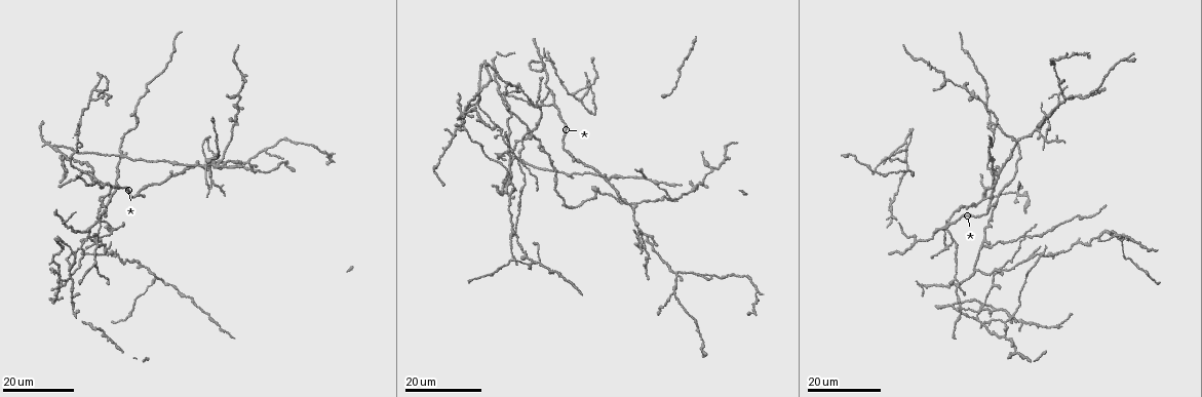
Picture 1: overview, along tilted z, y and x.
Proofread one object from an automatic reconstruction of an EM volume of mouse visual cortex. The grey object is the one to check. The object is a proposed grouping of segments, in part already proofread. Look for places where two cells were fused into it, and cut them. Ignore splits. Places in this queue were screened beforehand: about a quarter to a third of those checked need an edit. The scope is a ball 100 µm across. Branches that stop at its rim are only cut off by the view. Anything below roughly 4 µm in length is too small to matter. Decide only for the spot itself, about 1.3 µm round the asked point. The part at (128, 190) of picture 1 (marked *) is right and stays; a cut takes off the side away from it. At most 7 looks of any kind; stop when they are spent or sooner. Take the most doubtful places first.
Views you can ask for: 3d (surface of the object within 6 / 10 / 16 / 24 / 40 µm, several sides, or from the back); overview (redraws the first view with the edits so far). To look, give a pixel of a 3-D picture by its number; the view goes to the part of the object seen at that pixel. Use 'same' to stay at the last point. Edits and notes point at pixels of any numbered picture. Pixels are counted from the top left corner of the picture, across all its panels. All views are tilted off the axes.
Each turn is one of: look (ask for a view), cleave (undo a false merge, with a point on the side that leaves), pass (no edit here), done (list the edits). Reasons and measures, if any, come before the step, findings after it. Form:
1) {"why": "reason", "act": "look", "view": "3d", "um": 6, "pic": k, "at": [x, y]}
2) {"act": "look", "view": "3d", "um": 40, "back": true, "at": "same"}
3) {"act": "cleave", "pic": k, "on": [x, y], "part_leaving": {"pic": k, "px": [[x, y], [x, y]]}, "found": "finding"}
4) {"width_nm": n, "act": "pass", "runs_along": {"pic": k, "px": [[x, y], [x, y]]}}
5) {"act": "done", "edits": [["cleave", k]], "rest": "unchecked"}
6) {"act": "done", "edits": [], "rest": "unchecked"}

{"why": "four-way junction", "act": "look", "view": "3d", "um": 24, "pic": 1, "at": [507, 184]}

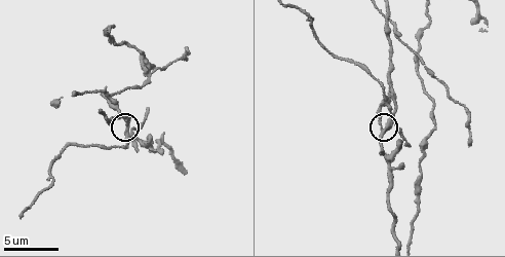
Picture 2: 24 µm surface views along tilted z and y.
{"act": "look", "view": "3d", "um": 6, "pic": 2, "at": [384, 128]}

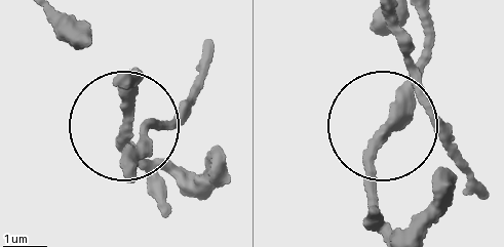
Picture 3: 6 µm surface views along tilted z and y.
{"side_arm_um": 36, "act": "pass", "runs_along": {"pic": 3, "px": [[127, 87], [125, 118], [155, 124], [139, 145]]}, "found": "continuous, no second cell"}

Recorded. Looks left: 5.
{"why": "small branch off a trunk", "act": "look", "view": "3d", "um": 24, "pic": 1, "at": [1045, 137]}

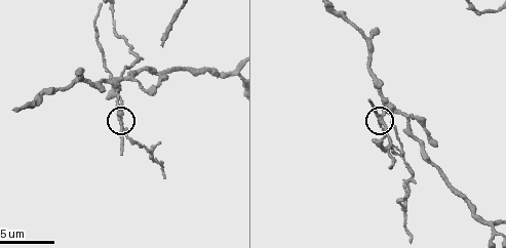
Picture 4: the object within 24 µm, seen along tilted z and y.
{"act": "look", "view": "3d", "um": 6, "pic": 4, "at": [122, 125]}

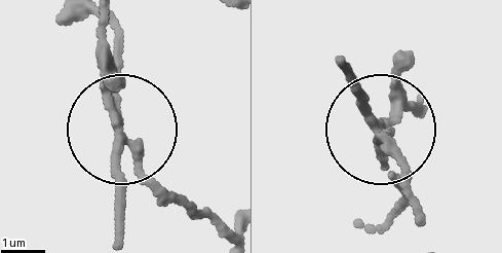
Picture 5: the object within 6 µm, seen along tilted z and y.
{"why": "other side", "act": "look", "view": "3d", "um": 6, "back": true, "pic": 5, "at": [119, 120]}

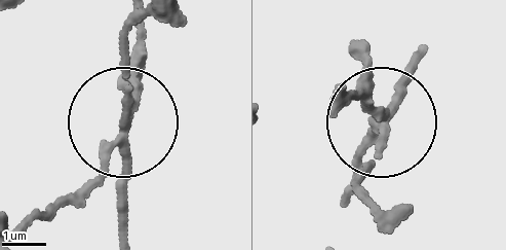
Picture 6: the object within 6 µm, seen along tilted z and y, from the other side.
{"side_arm_um": 9, "act": "cleave", "pic": 6, "on": [124, 191], "part_leaving": {"pic": 6, "px": [[123, 130], [137, 12]]}, "found": "two cells meet here"}

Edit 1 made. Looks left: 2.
{"act": "done", "edits": [["cleave", 6]], "rest": "unchecked"}

